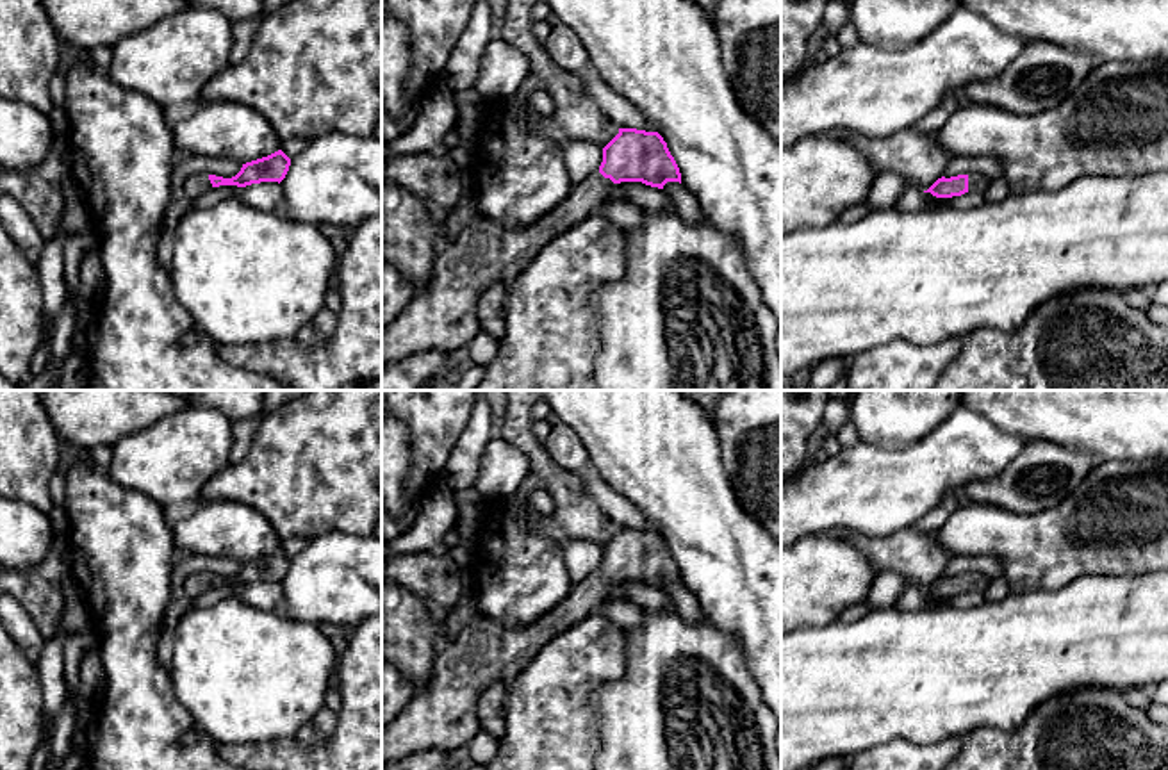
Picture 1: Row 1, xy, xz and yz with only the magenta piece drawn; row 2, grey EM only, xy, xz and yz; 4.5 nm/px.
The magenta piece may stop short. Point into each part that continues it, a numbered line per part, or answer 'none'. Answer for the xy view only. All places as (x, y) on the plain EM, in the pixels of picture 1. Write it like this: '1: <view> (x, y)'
1: xy (197, 583)

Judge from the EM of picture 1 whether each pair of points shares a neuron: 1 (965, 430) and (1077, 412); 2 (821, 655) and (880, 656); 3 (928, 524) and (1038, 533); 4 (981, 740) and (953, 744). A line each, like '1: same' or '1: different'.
1: different
2: same
3: different
4: different

